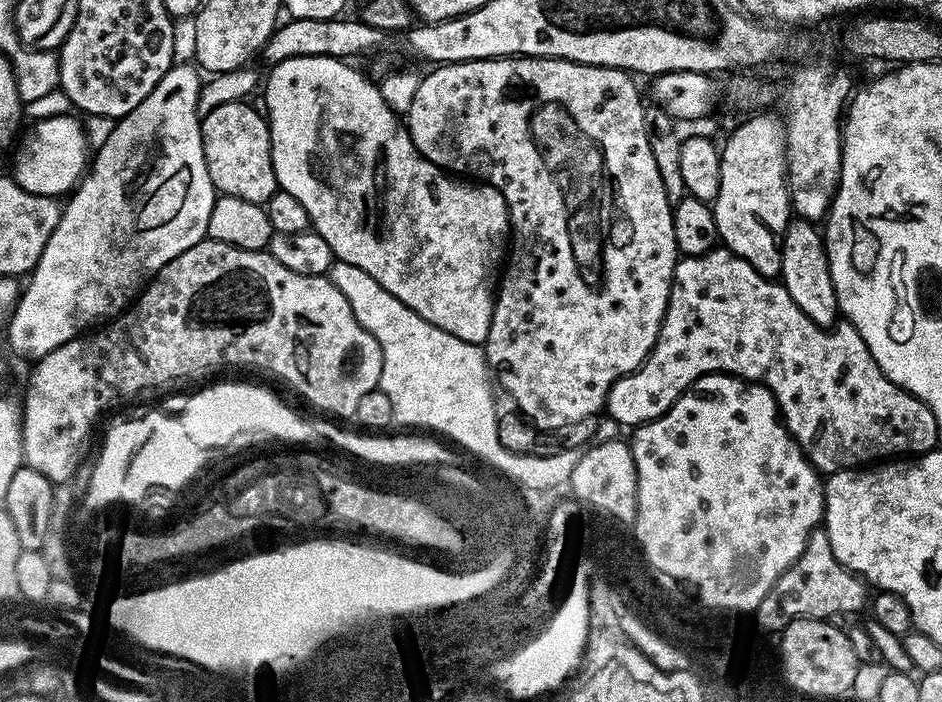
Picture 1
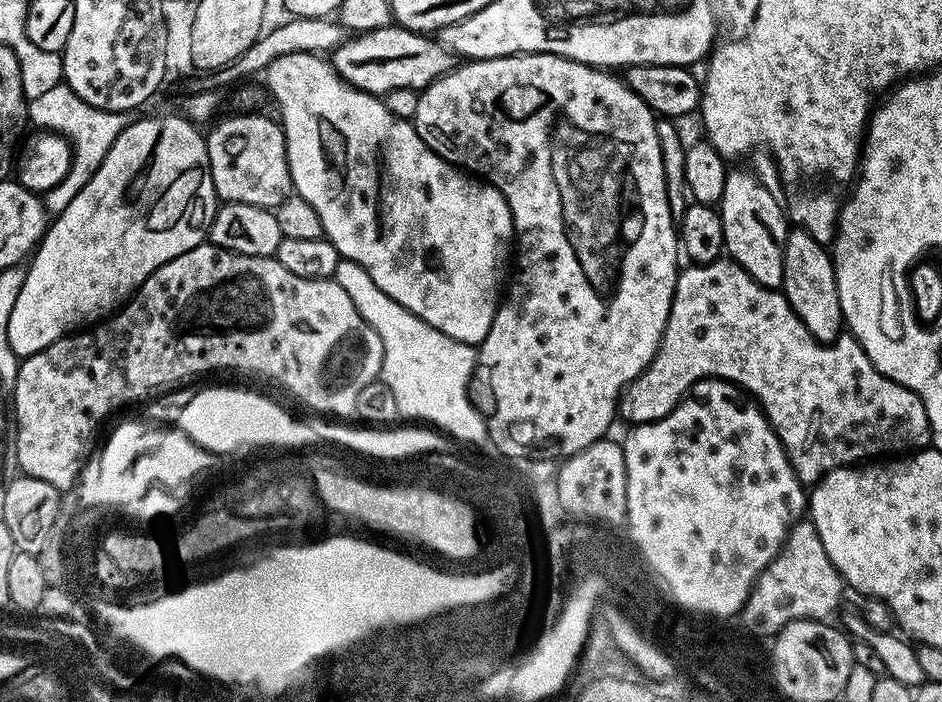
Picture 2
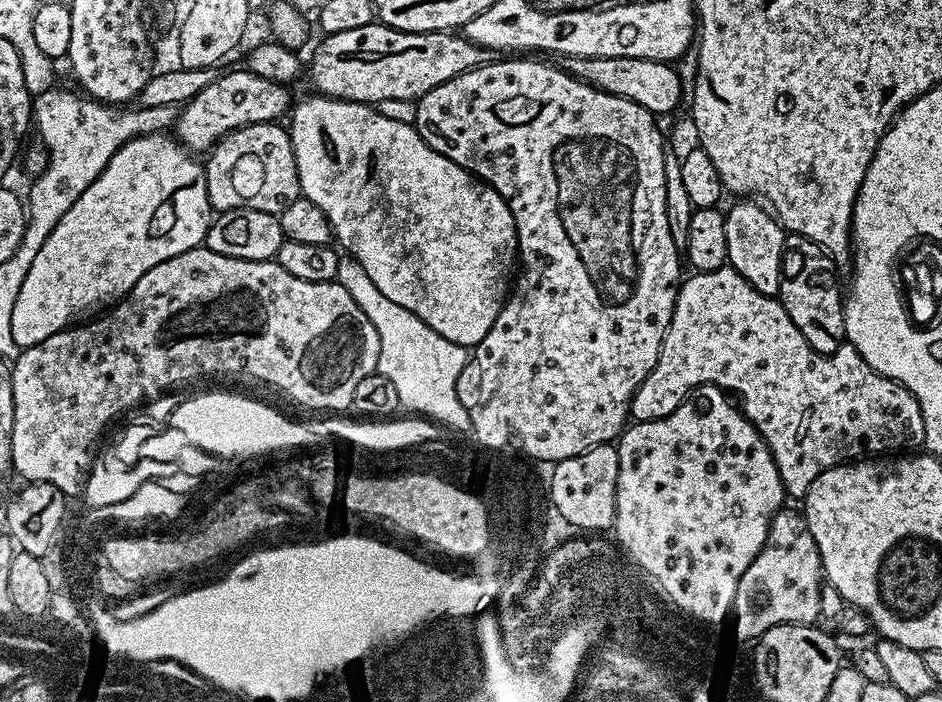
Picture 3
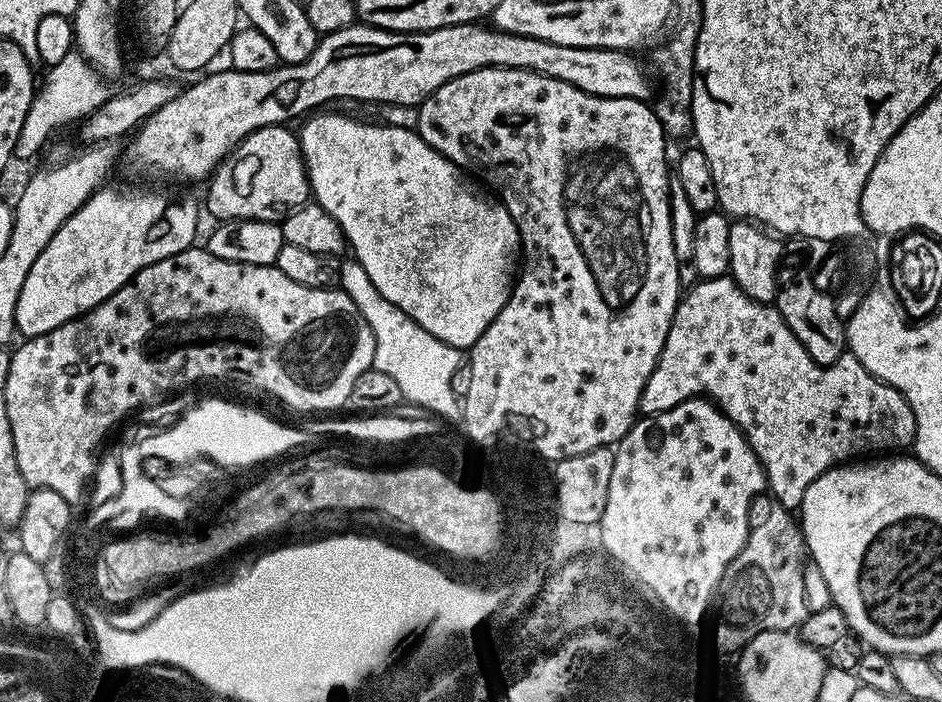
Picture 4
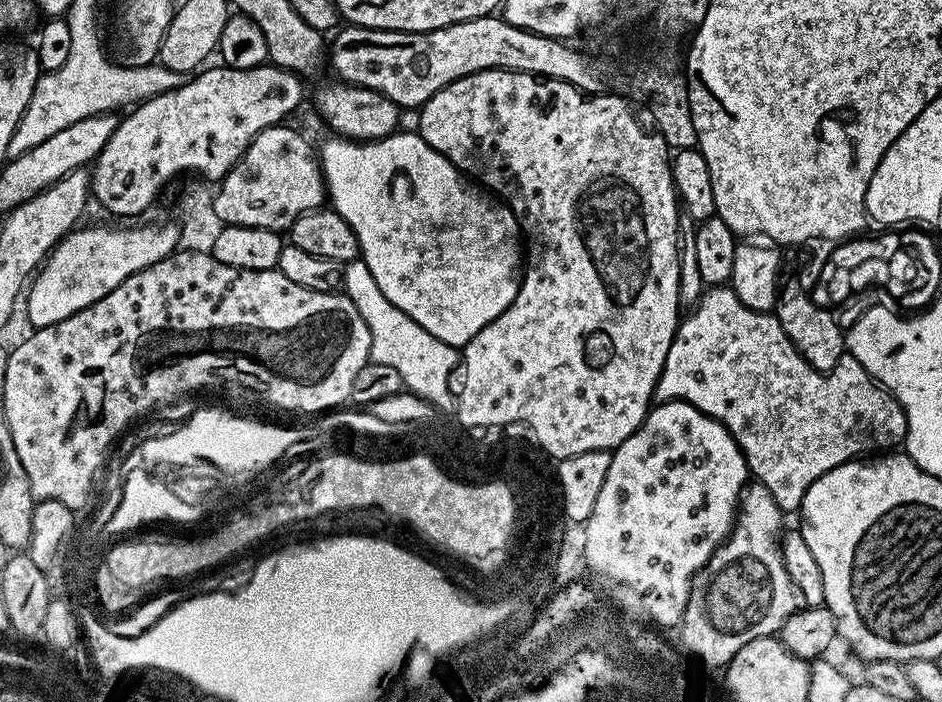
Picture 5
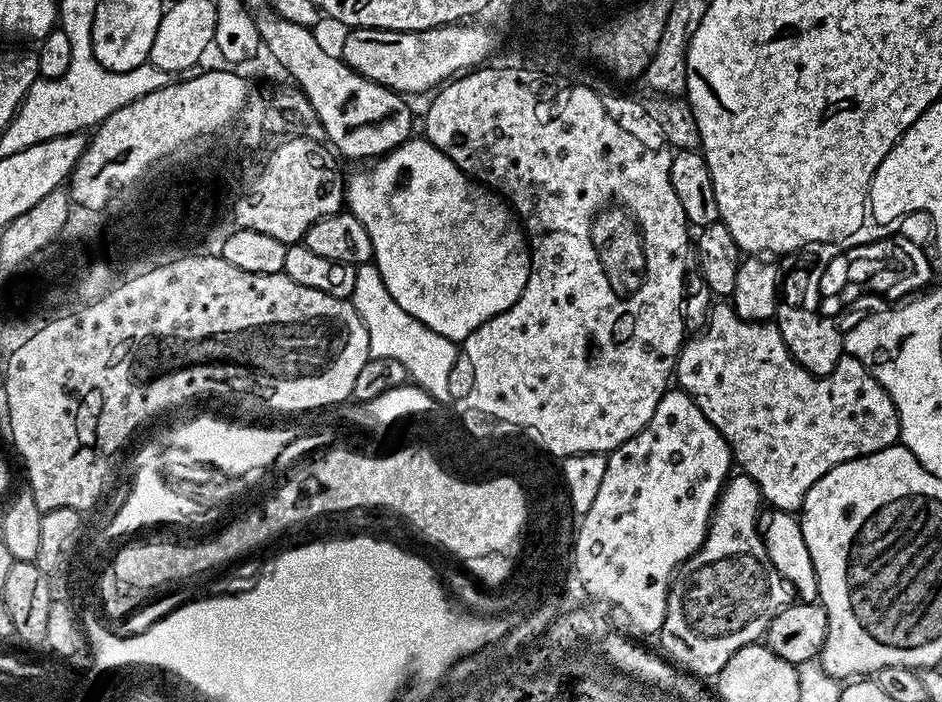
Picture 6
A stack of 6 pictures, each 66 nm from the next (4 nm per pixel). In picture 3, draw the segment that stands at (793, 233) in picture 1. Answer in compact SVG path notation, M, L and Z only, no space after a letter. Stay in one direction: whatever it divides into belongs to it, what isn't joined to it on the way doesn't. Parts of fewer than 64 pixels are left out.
M800 238L795 241L796 248L800 251L800 265L789 271L780 282L781 306L790 314L794 326L806 342L818 354L829 356L834 354L846 342L844 335L844 301L842 288L836 285L836 276L832 273L834 261L825 249L818 244L811 244L809 240Z

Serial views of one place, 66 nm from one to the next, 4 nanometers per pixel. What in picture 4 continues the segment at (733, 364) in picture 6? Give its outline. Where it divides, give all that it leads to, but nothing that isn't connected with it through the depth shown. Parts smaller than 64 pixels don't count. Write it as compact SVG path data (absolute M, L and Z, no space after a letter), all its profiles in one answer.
M731 275L700 280L681 295L662 354L642 390L640 412L654 416L693 398L711 400L736 423L764 469L771 495L789 510L799 509L806 486L831 468L869 454L896 454L916 443L914 410L903 394L869 374L854 355L839 356L832 364L814 362L780 311L750 298Z

